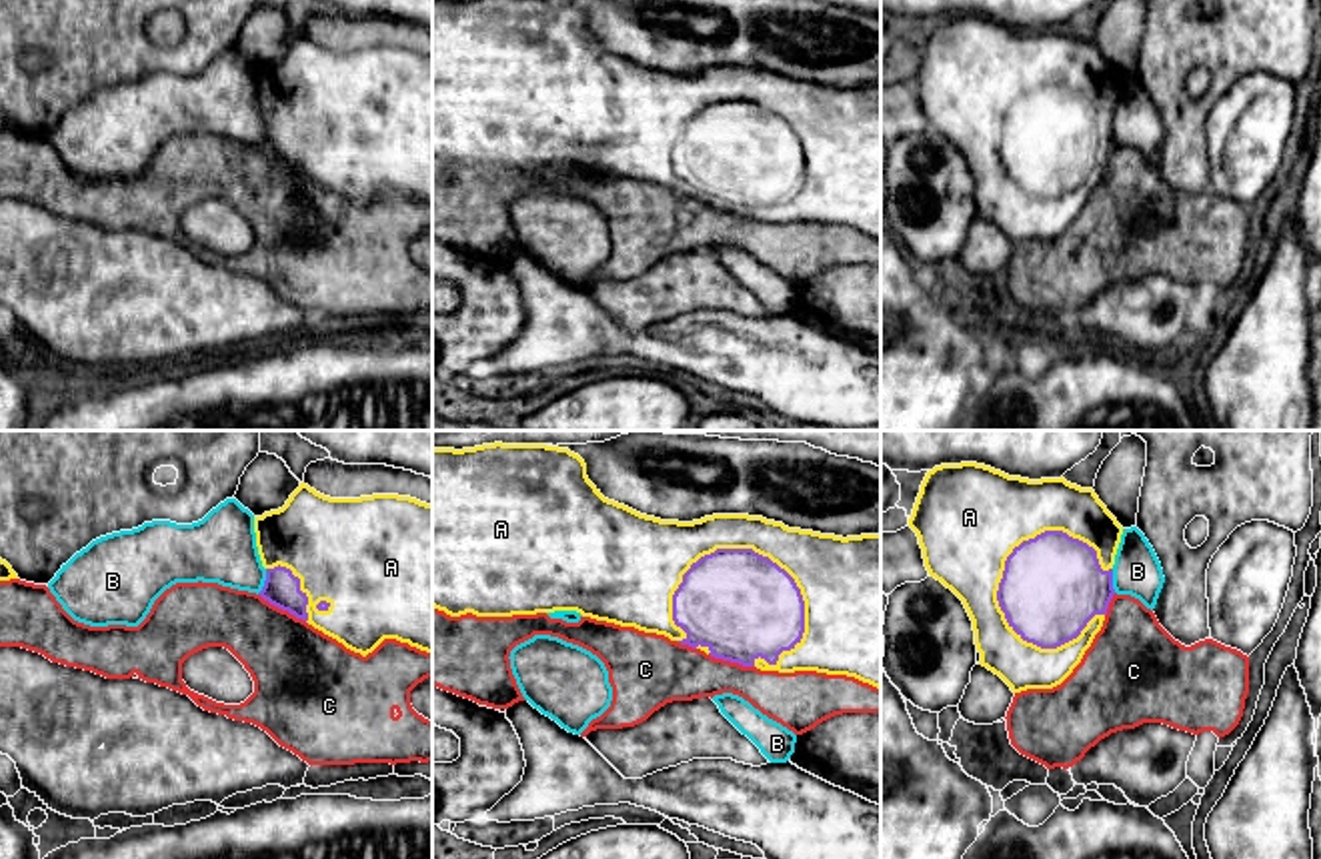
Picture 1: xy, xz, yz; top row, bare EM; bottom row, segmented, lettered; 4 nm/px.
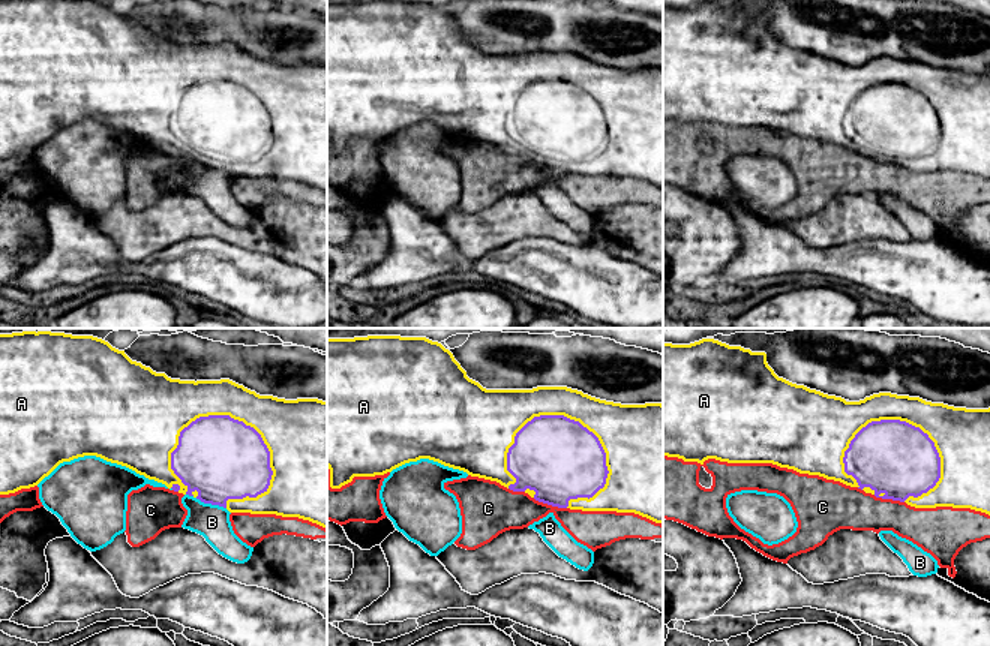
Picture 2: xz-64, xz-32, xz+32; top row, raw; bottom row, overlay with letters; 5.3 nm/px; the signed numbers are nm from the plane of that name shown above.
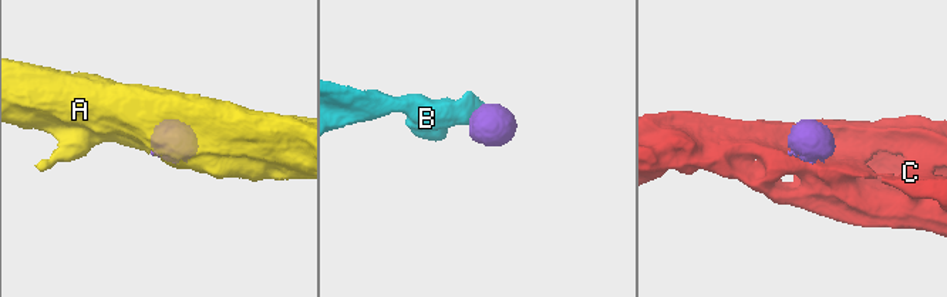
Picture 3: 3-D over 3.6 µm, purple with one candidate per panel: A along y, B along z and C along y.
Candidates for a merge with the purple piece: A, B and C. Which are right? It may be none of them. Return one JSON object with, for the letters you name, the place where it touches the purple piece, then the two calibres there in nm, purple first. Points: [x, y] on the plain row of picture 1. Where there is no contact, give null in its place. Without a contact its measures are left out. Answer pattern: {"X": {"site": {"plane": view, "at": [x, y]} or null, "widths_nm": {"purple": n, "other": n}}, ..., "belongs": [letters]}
{"A": {"site": {"plane": "xz", "at": [707, 107]}, "widths_nm": {"purple": 440, "other": 320}}, "belongs": ["A"]}

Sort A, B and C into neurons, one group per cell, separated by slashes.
A / B / C

